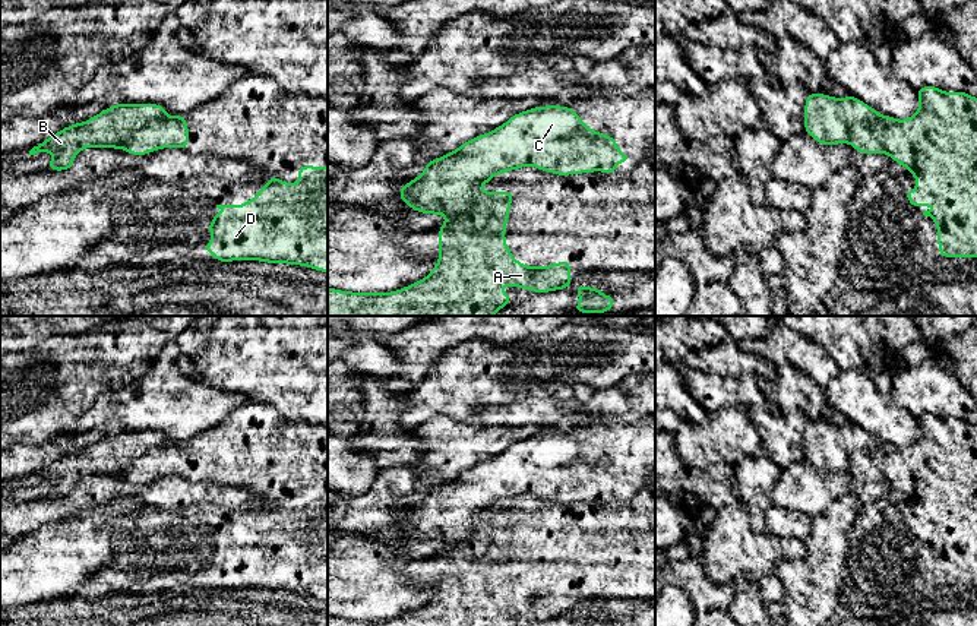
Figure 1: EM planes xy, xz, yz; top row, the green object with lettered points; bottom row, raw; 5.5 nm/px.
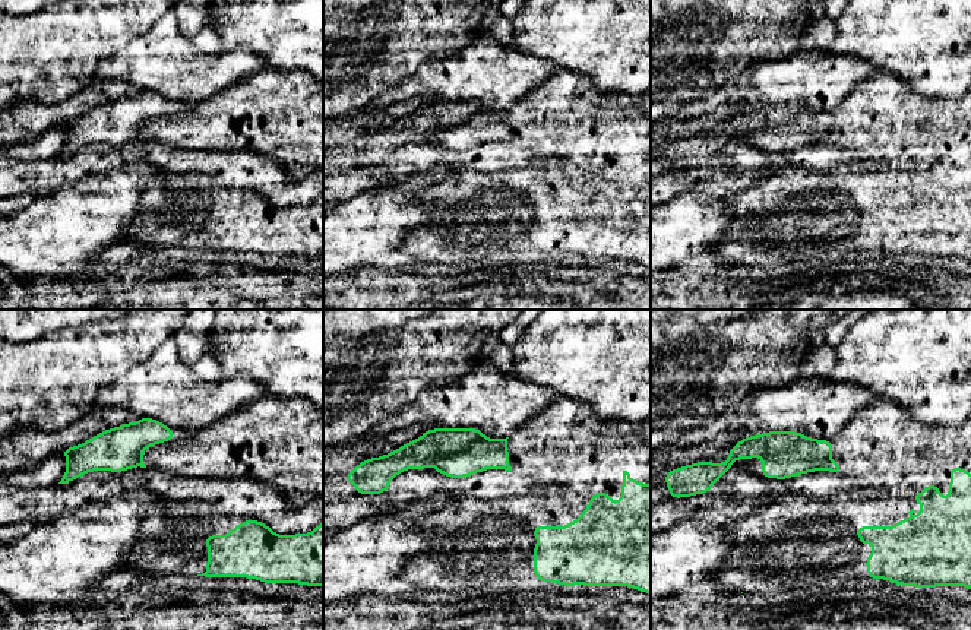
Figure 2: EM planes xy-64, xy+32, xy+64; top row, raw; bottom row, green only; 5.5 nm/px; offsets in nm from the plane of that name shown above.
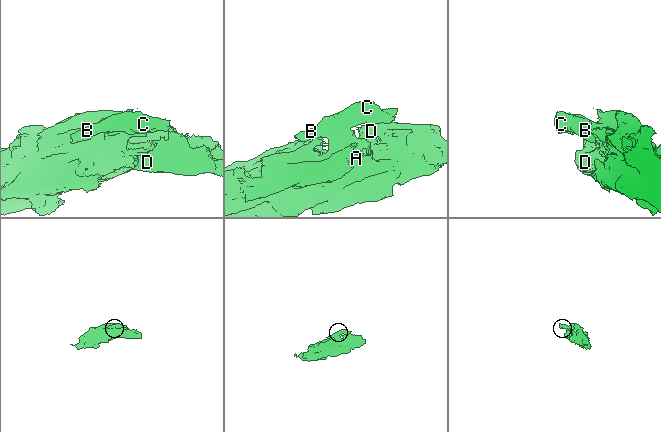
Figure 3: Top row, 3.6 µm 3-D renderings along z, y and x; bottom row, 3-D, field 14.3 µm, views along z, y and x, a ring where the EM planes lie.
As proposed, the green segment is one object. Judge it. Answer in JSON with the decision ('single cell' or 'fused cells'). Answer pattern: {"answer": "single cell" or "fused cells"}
{"answer": "fused cells"}

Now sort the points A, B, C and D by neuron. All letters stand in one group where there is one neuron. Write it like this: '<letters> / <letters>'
A D / B C

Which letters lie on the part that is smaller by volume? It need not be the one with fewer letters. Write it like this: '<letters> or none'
B, C

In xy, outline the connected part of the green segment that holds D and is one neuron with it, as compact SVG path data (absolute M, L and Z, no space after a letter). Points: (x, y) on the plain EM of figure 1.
M300 493L298 509L290 512L271 503L256 527L244 532L216 532L224 541L214 541L208 553L211 570L202 578L218 589L259 588L266 591L300 592L328 600L328 493Z

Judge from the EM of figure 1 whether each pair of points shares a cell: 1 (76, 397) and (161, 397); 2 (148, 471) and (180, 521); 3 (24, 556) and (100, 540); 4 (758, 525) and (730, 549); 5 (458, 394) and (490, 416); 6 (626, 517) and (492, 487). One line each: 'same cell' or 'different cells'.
1: different cells
2: same cell
3: same cell
4: different cells
5: different cells
6: different cells

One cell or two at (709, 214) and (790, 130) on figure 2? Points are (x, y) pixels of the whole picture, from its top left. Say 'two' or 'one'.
two

